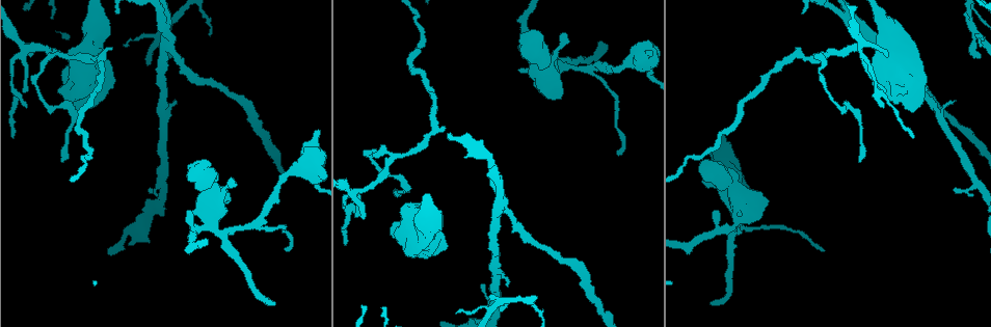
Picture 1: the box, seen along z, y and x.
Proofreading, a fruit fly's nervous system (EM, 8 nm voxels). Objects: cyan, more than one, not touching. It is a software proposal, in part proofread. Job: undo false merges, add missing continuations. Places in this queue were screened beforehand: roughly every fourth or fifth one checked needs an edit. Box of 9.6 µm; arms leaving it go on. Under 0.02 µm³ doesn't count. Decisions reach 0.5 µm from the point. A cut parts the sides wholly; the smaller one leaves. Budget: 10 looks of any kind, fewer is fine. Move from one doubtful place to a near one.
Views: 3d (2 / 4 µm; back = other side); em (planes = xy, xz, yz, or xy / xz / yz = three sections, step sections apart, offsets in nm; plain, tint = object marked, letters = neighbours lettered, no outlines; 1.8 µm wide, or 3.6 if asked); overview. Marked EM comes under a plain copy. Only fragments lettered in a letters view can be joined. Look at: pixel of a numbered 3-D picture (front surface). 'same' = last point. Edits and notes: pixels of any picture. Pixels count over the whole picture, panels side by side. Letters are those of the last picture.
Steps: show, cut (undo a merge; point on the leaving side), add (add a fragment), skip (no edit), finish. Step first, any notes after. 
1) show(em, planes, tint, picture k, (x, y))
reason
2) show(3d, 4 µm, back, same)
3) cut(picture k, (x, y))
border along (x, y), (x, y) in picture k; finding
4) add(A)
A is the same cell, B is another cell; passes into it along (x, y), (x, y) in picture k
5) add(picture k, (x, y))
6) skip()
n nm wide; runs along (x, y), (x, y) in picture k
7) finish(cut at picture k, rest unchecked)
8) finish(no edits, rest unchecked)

show(3d, 2 µm, picture 1, (268, 303))
free end

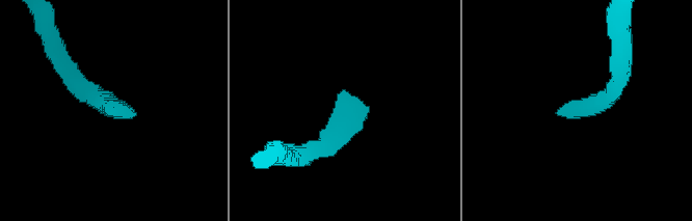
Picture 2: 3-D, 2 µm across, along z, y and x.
show(em, planes, letters, picture 2, (557, 111))

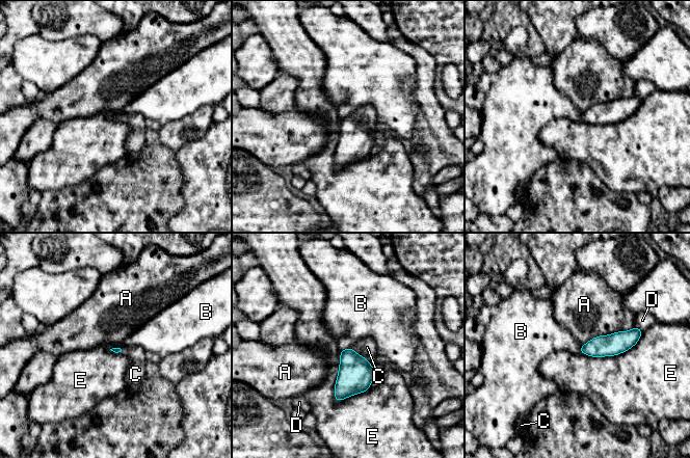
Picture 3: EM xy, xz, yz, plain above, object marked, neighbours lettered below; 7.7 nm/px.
add(C)
C is the same cell, A, B, D and E are other cells; passes into it along (355, 374), (361, 355), (367, 347) in picture 3; the neuron continues

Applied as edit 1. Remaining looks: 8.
show(em, planes, letters, picture 1, (820, 250))
long arm stops here

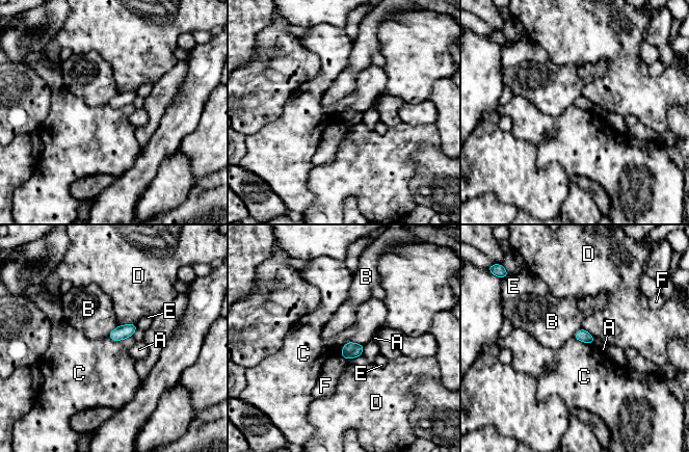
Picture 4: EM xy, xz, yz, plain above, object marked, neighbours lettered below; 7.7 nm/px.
skip()
C touches over 200 nm; A, B, C, D, E and F are other cells; none of them fits

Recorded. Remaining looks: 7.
show(3d, 2 µm, picture 1, (227, 201))
thick end

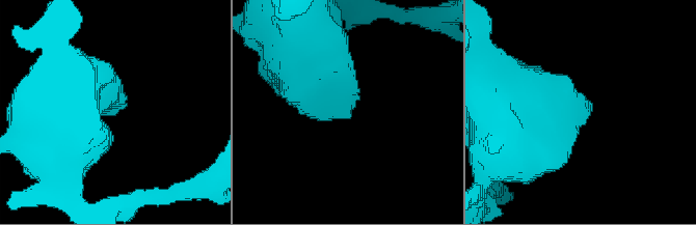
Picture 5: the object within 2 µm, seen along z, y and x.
show(em, planes, letters, picture 5, (574, 111))

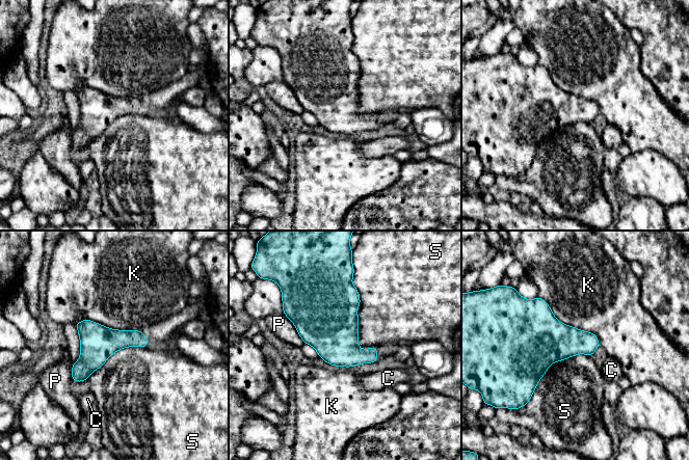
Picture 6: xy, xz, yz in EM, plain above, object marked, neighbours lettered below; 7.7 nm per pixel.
skip()
280 nm wide; C, K, P and S are other cells; border along (352, 275), (363, 350) in picture 6; none of them fits

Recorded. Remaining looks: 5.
show(em, yz, step 16, tint, picture 1, (395, 191))
thin end

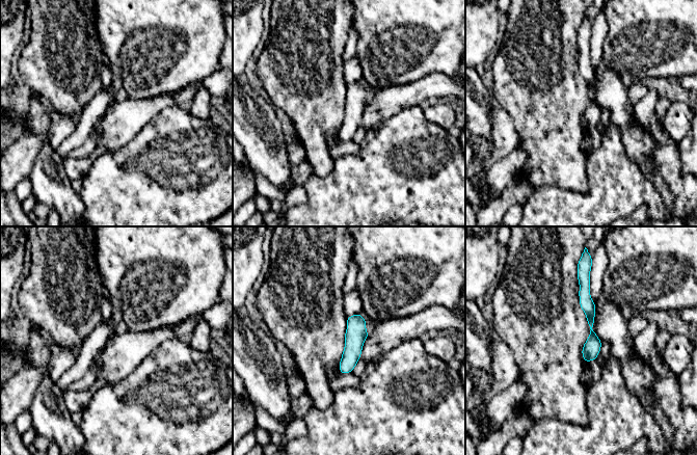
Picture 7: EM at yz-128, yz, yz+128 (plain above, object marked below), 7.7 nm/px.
show(em, planes, letters, same)
cut it another way

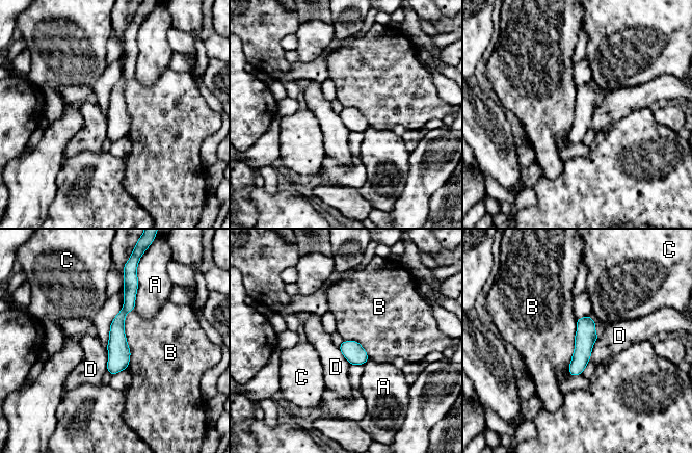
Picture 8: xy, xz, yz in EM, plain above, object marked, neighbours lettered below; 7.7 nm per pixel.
skip()
A, B, C and D are other cells; runs along (129, 285), (112, 371) in picture 8; no lettered fragment goes on from it

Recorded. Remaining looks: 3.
finish(add at picture 3, rest unchecked)

